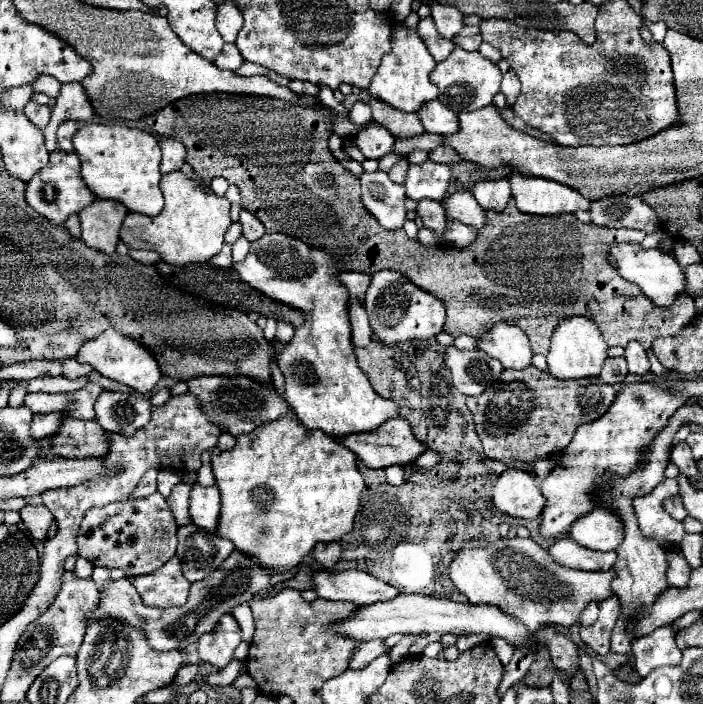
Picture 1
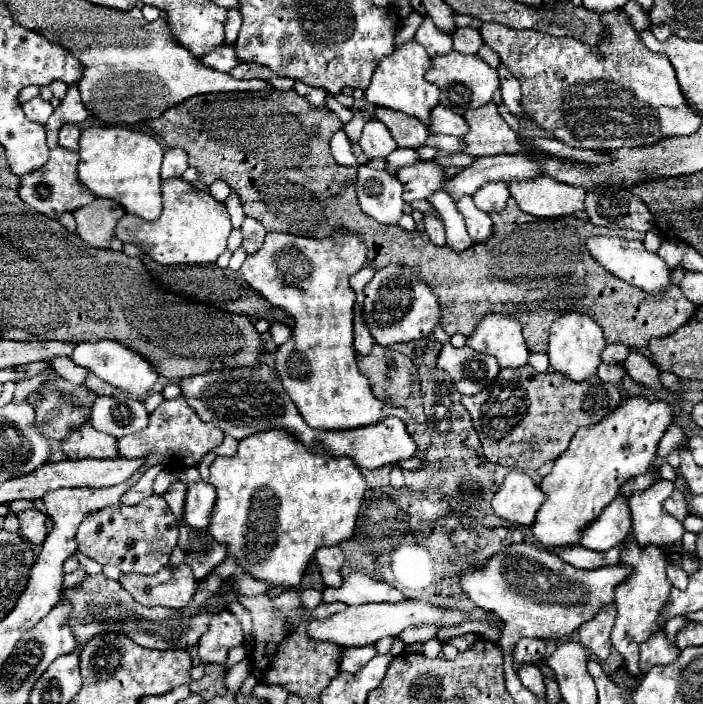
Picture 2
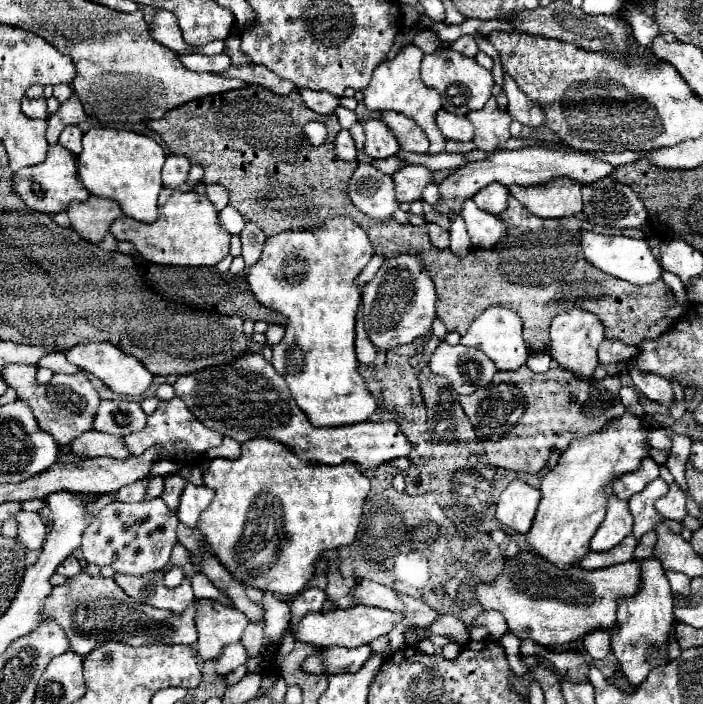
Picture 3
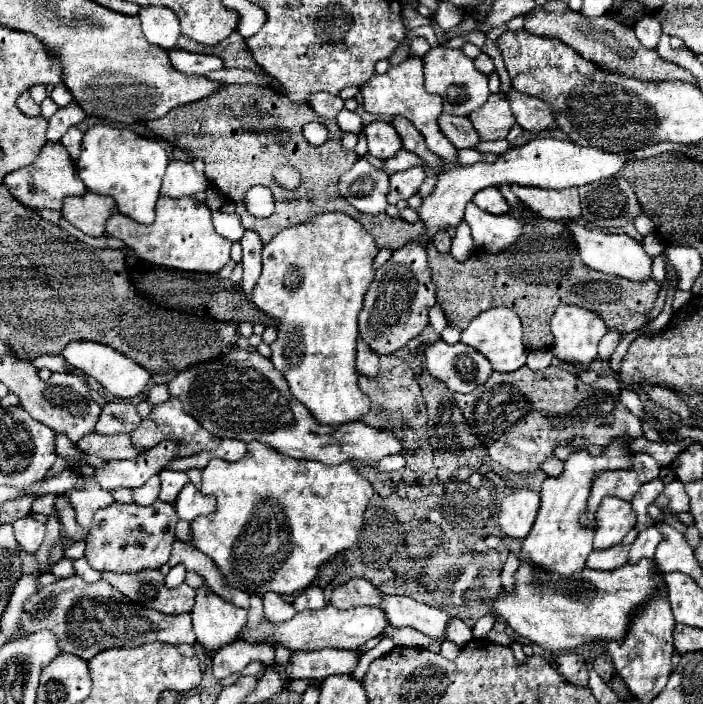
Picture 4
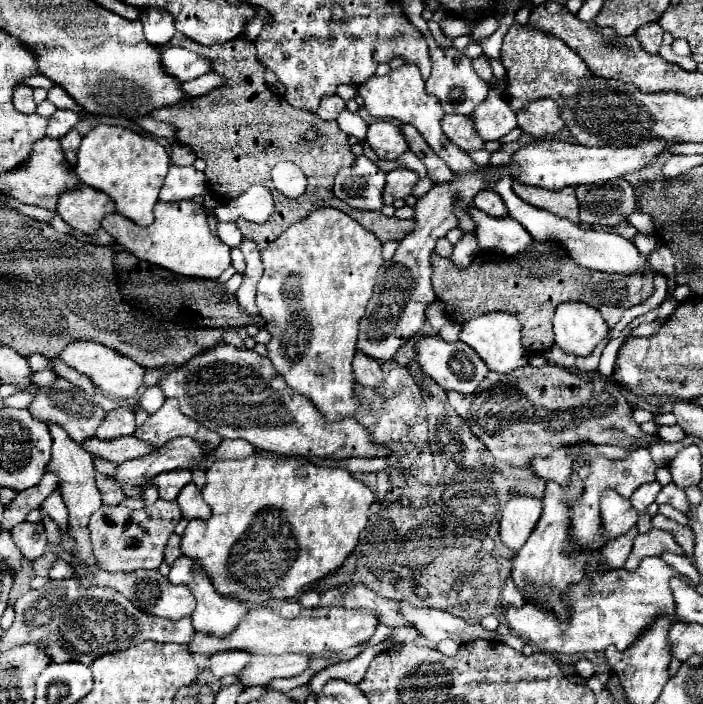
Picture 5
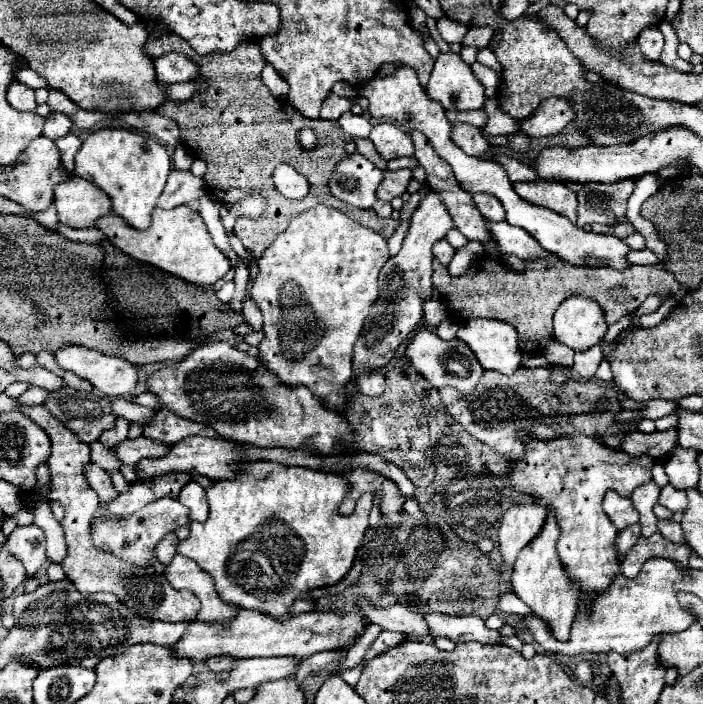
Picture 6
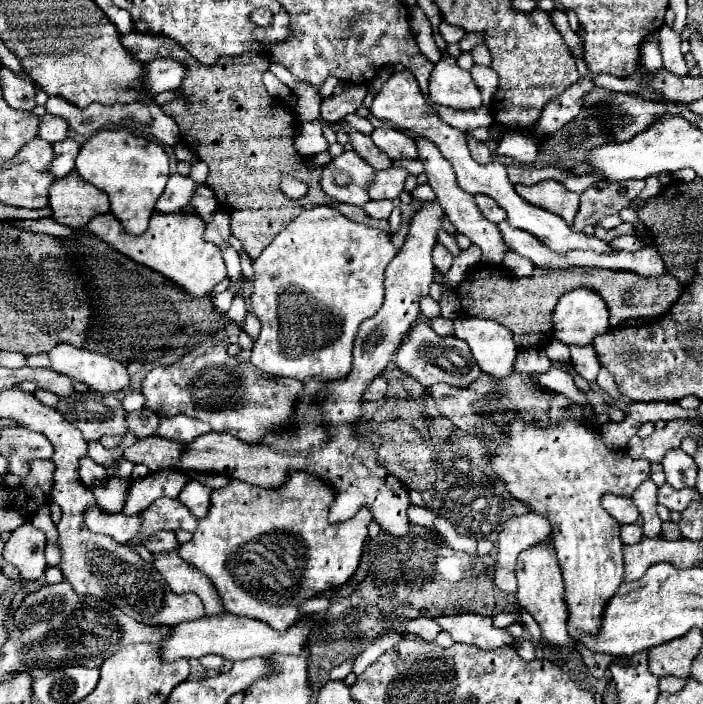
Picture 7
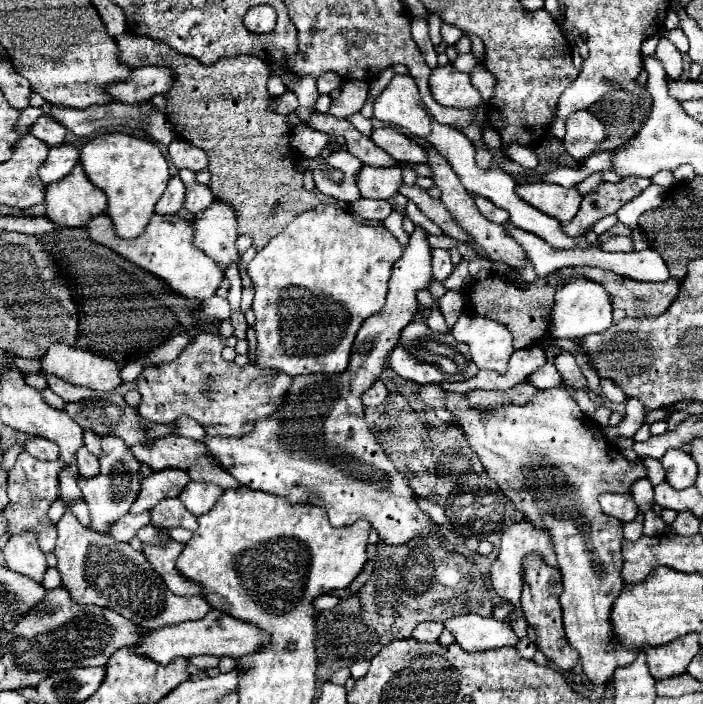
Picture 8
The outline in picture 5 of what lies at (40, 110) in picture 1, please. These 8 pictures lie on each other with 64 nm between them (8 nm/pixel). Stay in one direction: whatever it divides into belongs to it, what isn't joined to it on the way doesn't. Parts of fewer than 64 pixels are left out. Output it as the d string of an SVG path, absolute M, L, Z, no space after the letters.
M20 86L14 92L14 108L22 114L34 114L36 104L32 100L32 88L30 86Z

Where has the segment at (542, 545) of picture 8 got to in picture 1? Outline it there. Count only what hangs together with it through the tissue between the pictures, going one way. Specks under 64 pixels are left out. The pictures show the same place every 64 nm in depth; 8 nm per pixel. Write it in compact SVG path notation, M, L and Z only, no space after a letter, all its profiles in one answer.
M506 468L494 486L494 506L504 514L532 520L544 508L544 496L534 476L522 468Z

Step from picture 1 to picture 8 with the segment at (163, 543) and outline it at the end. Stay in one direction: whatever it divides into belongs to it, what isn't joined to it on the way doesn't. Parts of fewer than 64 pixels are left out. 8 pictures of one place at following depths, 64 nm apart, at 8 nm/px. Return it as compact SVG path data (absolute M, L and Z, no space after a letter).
M164 498L150 510L150 524L156 528L186 528L196 530L198 522L196 516L192 516L184 504L180 504L178 498Z

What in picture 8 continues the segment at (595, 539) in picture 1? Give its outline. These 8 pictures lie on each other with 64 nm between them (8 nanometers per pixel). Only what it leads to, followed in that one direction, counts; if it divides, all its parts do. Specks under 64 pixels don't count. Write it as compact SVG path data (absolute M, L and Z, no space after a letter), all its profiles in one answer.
M602 494L600 506L606 514L618 518L620 522L632 522L638 516L638 508L630 494Z

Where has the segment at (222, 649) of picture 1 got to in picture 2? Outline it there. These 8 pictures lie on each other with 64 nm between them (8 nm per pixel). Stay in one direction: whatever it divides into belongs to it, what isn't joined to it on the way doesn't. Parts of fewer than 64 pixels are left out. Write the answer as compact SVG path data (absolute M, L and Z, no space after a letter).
M224 610L212 618L208 632L200 636L200 642L196 648L198 648L198 656L202 662L224 666L228 660L230 648L242 642L244 642L244 634L236 616Z

